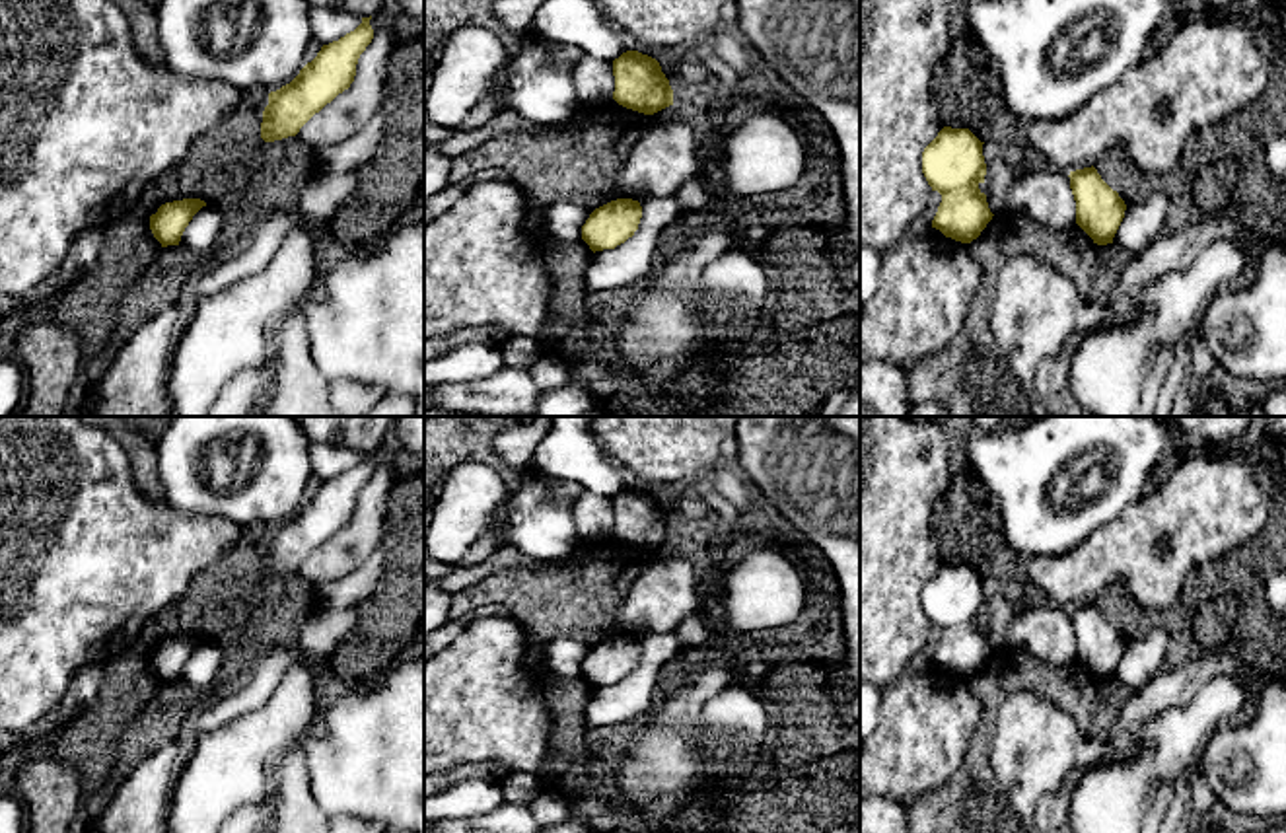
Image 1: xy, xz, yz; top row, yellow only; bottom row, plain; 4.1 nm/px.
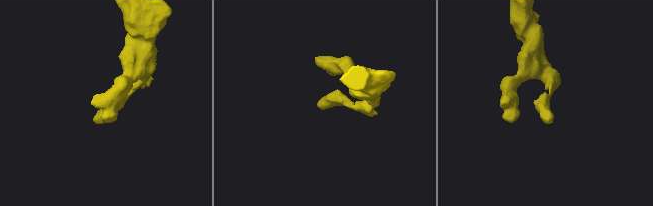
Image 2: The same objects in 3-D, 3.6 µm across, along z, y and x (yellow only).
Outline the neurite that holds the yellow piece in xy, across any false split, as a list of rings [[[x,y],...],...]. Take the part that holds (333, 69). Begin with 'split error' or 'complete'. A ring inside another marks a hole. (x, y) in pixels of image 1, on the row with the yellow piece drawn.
complete; [[[362,18],[354,31],[323,45],[290,84],[268,93],[261,123],[265,142],[296,136],[315,113],[350,88],[358,58],[374,39],[370,19]]]

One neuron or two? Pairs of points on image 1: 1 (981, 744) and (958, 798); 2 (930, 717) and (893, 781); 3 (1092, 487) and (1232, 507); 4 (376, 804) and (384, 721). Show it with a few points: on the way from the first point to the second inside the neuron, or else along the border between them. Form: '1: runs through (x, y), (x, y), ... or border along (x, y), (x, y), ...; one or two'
1: runs through (979, 758), (979, 777), (971, 785); one
2: runs through (925, 732), (921, 742), (897, 765); one
3: border along (1144, 495), (1106, 522); two
4: runs through (376, 783), (376, 765), (384, 758), (384, 742); one

